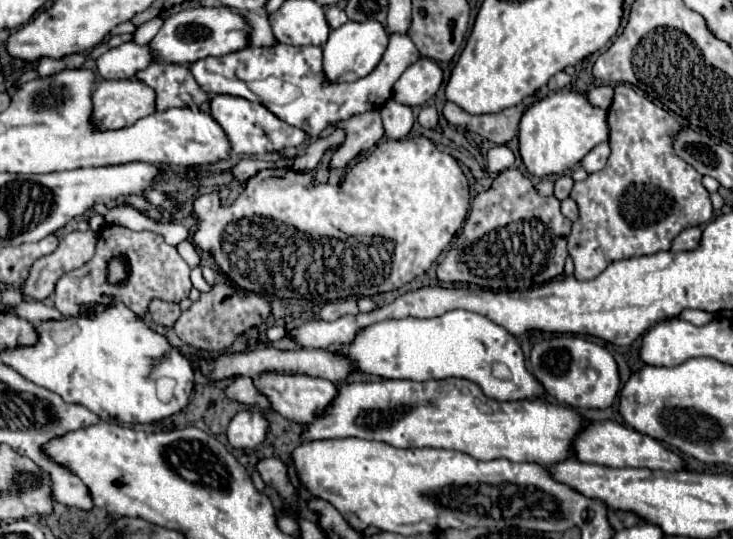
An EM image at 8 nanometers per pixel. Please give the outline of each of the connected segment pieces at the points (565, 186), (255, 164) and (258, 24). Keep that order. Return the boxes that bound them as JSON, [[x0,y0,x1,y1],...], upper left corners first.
[[555,174,573,200],[231,158,263,182],[243,12,277,46]]

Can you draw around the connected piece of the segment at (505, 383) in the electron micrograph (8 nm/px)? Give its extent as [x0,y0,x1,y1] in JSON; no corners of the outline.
[345,310,543,400]

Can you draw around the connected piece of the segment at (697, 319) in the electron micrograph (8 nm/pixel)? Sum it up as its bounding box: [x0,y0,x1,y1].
[679,308,715,326]

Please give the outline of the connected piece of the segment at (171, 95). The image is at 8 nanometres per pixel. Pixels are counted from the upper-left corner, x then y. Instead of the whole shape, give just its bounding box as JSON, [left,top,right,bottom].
[137,62,209,110]

